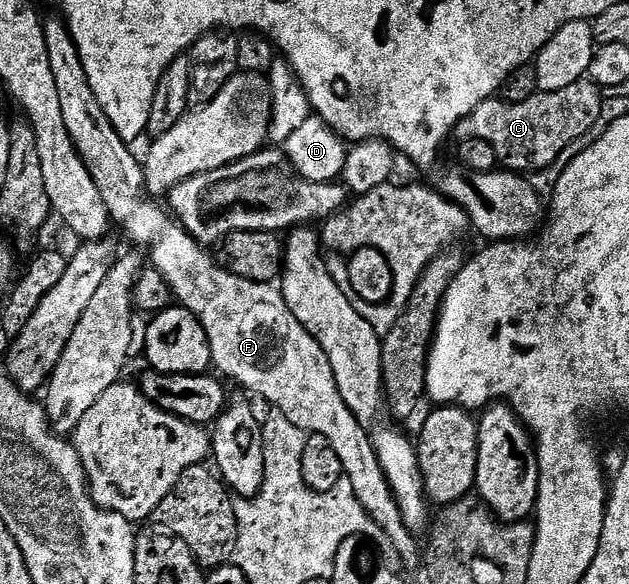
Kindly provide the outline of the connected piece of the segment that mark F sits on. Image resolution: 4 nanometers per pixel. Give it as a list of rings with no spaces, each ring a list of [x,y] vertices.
[[[56,18],[43,24],[43,36],[45,46],[48,50],[49,67],[53,72],[54,85],[57,86],[58,101],[61,102],[62,117],[65,120],[65,130],[69,132],[69,138],[75,143],[79,156],[83,159],[85,166],[96,183],[97,191],[101,194],[101,202],[108,208],[110,219],[123,227],[123,232],[135,244],[147,247],[151,251],[150,267],[155,268],[163,275],[165,282],[171,289],[172,297],[187,311],[192,312],[197,322],[205,330],[205,338],[209,342],[212,365],[220,368],[231,380],[236,380],[243,388],[256,392],[263,400],[268,400],[274,411],[285,414],[293,426],[301,431],[321,438],[329,438],[329,446],[341,458],[343,474],[352,483],[353,492],[358,502],[366,510],[369,518],[373,520],[385,532],[389,541],[395,547],[396,557],[404,560],[409,567],[420,567],[421,544],[416,537],[405,526],[401,518],[401,510],[397,506],[395,497],[391,495],[391,488],[387,485],[385,474],[379,465],[379,459],[375,454],[375,445],[372,437],[367,436],[368,429],[357,417],[345,406],[341,394],[337,390],[337,384],[333,378],[332,367],[329,360],[325,358],[325,350],[297,322],[295,315],[289,310],[289,306],[283,300],[283,293],[274,283],[258,284],[245,278],[237,278],[231,272],[226,272],[219,267],[214,259],[206,256],[199,241],[194,240],[187,231],[181,227],[166,211],[162,212],[154,204],[152,197],[145,193],[143,182],[143,165],[140,157],[131,153],[132,145],[119,137],[108,122],[106,114],[101,110],[97,98],[89,86],[89,80],[79,60],[79,51],[75,45],[75,39],[67,29],[62,19]]]

